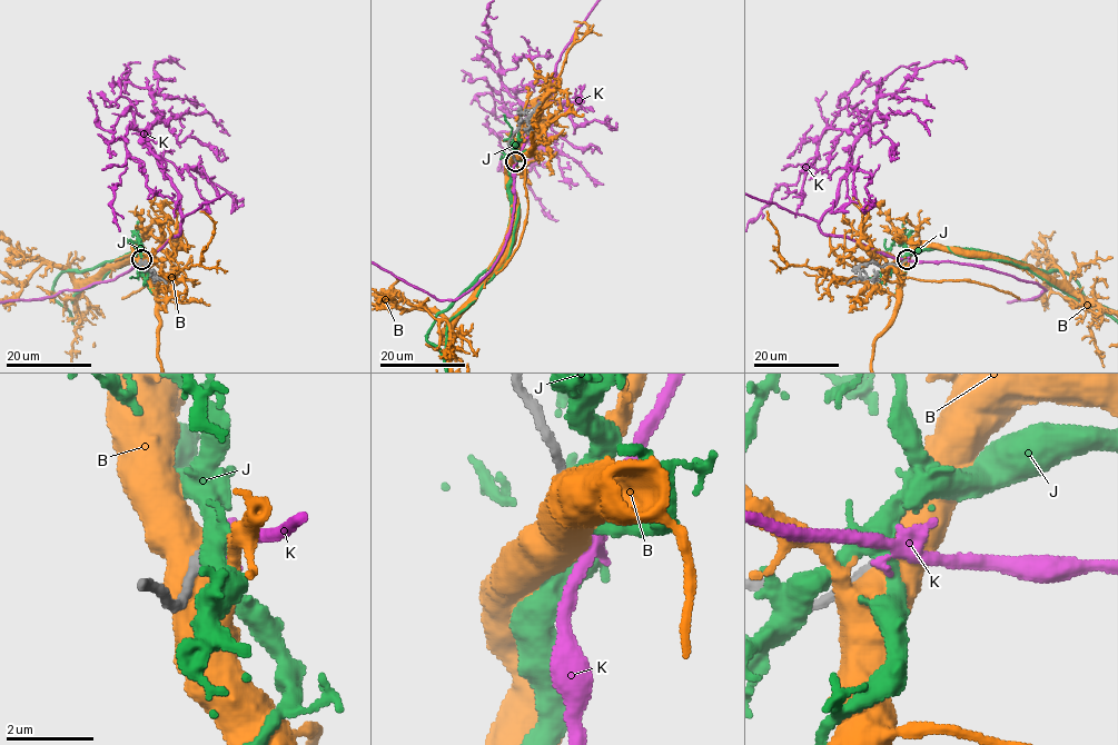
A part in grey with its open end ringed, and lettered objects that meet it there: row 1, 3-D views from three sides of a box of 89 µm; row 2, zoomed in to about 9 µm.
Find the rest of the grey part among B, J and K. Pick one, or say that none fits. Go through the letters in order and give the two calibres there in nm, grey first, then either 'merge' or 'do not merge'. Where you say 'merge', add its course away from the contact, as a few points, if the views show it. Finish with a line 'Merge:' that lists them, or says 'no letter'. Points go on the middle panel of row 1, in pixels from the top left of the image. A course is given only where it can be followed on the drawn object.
B: 280/750 nm | do not merge
J: 260/400 nm | do not merge
K: 220/360 nm | do not merge
Merge: no letter

